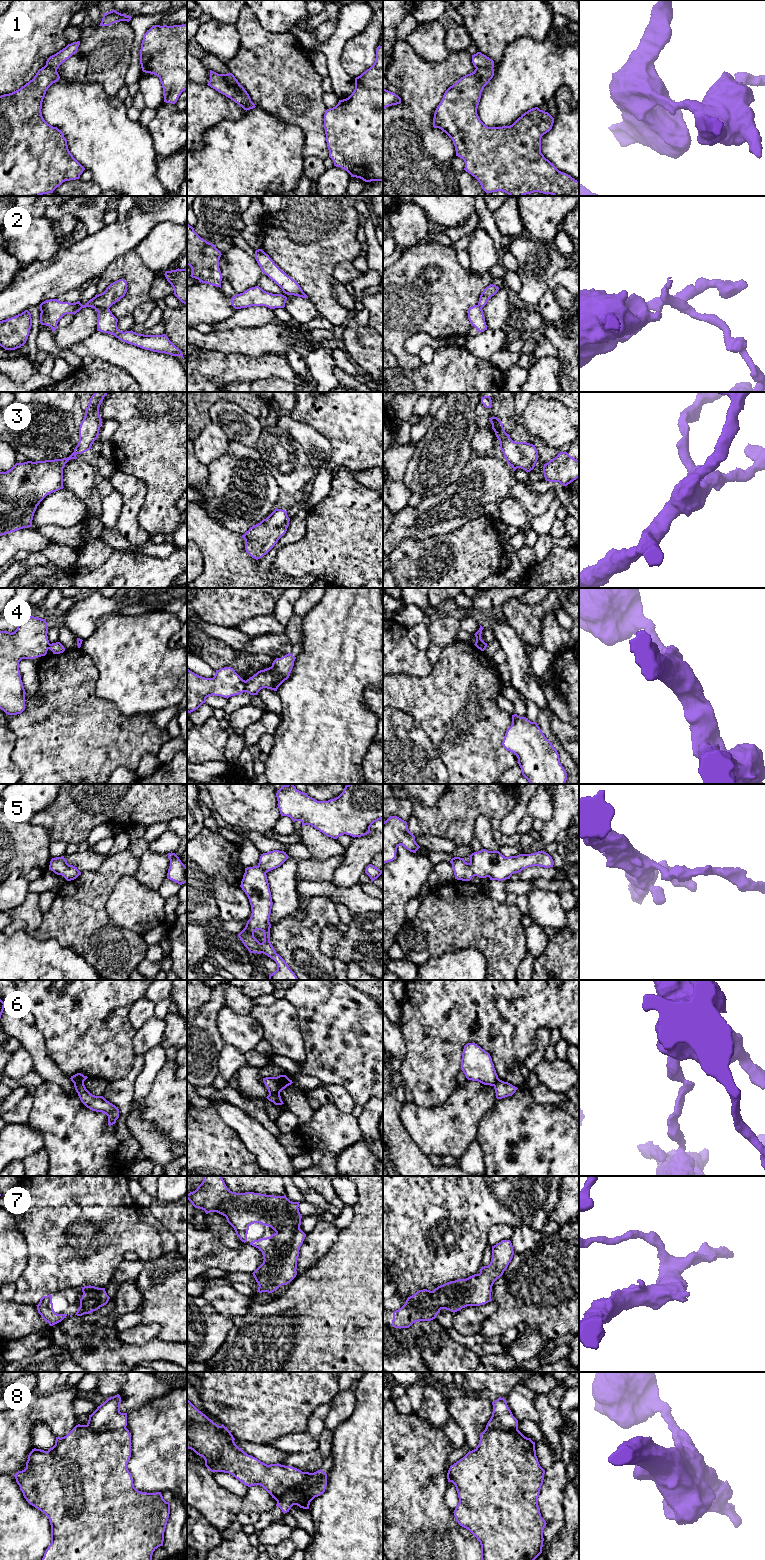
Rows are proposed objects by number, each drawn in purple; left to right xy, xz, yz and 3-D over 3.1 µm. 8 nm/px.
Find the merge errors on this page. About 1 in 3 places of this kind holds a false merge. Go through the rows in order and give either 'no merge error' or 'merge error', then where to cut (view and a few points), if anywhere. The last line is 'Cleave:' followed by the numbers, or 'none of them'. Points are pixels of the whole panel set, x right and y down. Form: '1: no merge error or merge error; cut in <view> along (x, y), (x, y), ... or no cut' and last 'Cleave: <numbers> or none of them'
1: merge error; cut in yz along (476, 67), (492, 68)
2: merge error; cut in xy along (92, 306), (108, 309)
3: no merge error; no cut
4: merge error; cut in xz along (246, 681), (244, 691)
5: no merge error; no cut
6: merge error; cut in xz along (279, 1092), (269, 1094)
7: no merge error; no cut
8: merge error; cut in xy along (85, 1425), (95, 1431), (113, 1431), (125, 1428)
Cleave: 1, 2, 4, 6, 8

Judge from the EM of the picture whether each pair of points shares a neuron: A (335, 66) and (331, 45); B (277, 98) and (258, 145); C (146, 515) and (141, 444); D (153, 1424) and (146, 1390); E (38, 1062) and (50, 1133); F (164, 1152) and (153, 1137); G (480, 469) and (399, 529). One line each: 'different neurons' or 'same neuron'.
A: same neuron
B: different neurons
C: same neuron
D: different neurons
E: same neuron
F: same neuron
G: same neuron

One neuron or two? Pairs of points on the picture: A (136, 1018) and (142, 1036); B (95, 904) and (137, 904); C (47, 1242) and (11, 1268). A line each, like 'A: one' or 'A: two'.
A: two
B: two
C: two

